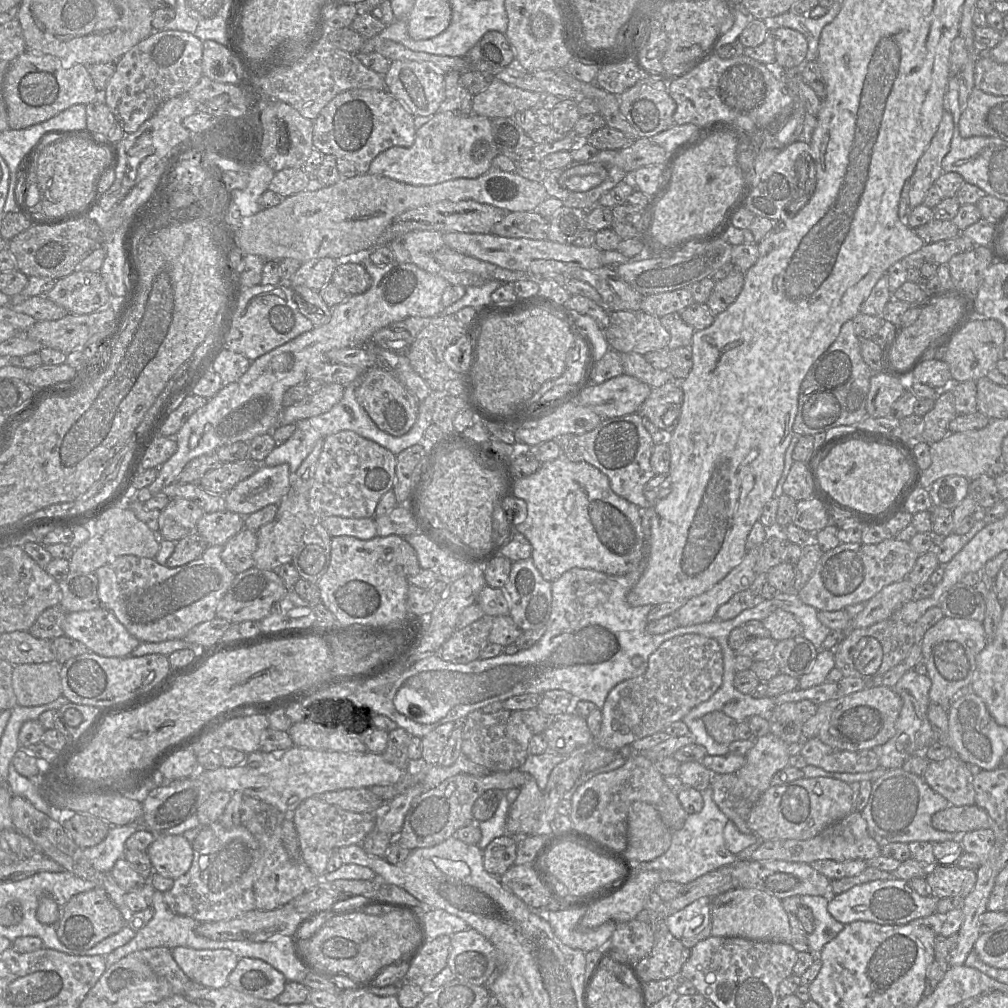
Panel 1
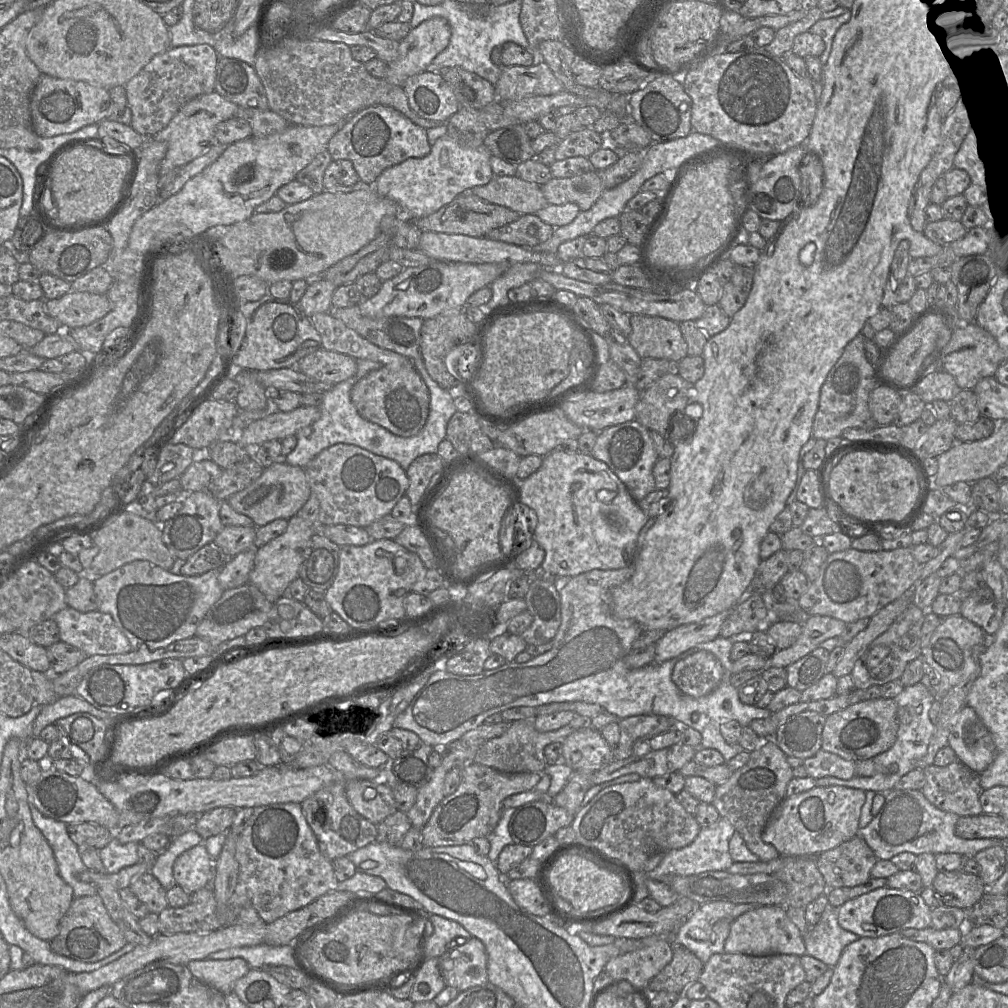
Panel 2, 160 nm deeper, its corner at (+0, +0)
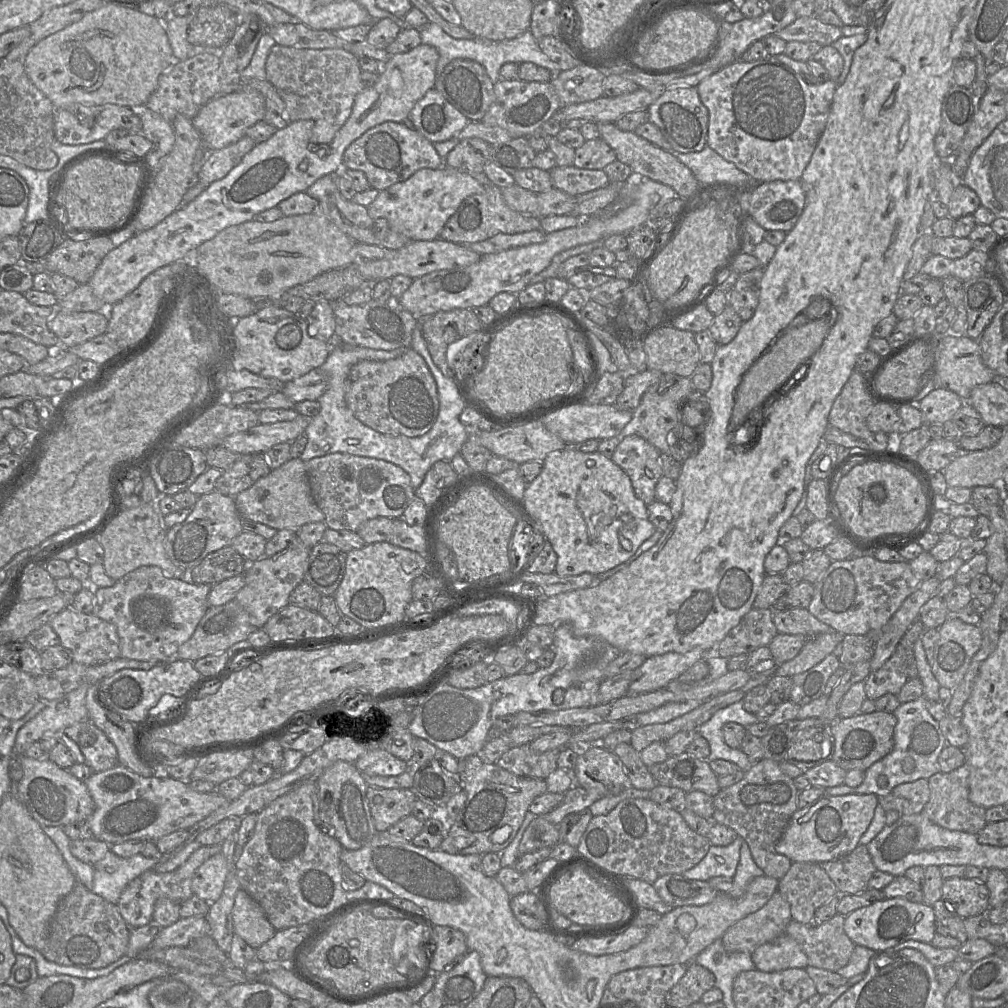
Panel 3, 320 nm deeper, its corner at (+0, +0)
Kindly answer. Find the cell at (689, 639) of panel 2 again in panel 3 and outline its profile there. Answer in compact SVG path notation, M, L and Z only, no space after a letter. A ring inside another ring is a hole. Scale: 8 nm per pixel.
M693 649L685 653L668 652L647 657L632 672L628 695L639 695L667 688L699 660L707 660L708 651Z

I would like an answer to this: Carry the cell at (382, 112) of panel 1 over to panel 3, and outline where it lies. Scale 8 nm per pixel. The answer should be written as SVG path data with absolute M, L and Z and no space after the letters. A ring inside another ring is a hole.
M387 121L367 130L352 142L343 155L342 170L362 171L371 188L382 191L396 183L406 181L424 168L438 169L445 164L432 142L419 134L409 123Z

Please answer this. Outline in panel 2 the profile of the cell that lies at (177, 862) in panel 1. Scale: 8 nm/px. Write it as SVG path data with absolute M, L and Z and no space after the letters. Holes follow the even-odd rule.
M203 843L180 854L173 864L175 883L188 894L214 881L214 862Z

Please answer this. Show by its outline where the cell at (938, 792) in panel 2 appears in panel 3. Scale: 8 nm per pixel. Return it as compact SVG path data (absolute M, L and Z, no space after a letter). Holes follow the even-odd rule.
M965 763L949 772L938 772L928 779L930 798L923 813L931 822L948 830L977 835L987 824L986 809L974 805L969 799L969 768Z

